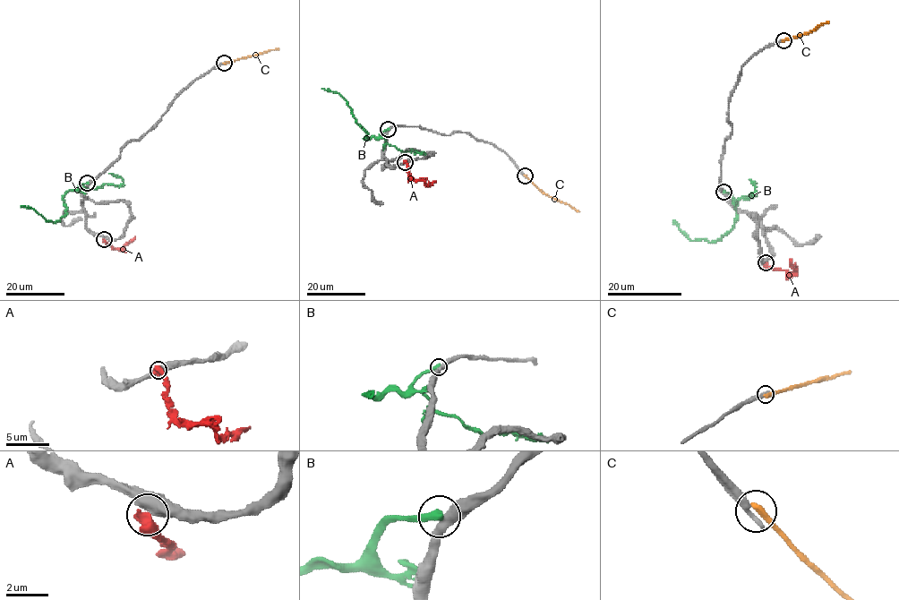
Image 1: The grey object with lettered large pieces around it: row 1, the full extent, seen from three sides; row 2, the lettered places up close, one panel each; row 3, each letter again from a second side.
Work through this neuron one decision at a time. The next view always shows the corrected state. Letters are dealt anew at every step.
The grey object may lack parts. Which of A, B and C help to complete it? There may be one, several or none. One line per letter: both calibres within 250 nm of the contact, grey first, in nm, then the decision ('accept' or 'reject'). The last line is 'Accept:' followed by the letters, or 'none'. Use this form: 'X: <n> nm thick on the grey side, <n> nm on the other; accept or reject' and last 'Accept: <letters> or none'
A: 600 nm thick on the grey side, 600 nm on the other; reject
B: 420 nm thick on the grey side, 400 nm on the other; reject
C: 360 nm thick on the grey side, 360 nm on the other; reject
Accept: none

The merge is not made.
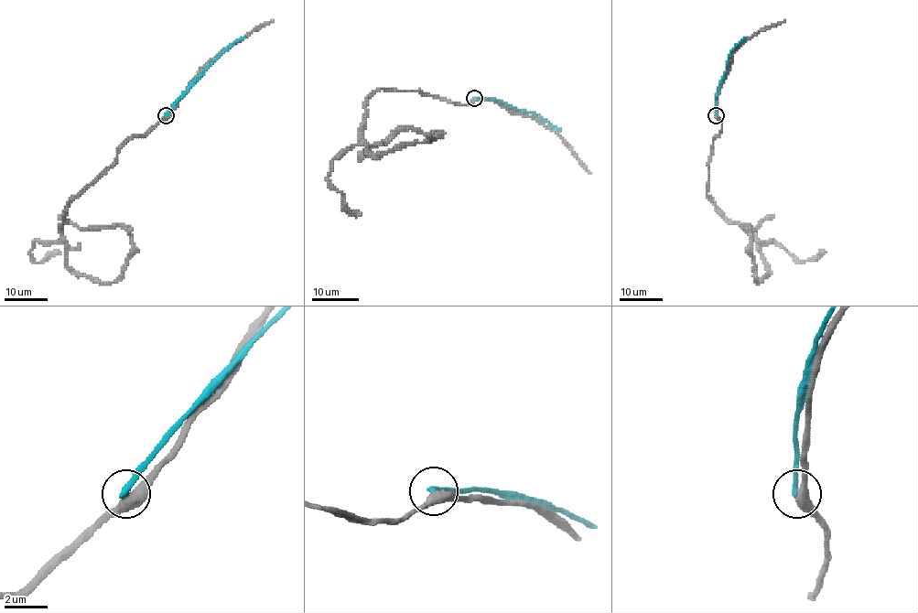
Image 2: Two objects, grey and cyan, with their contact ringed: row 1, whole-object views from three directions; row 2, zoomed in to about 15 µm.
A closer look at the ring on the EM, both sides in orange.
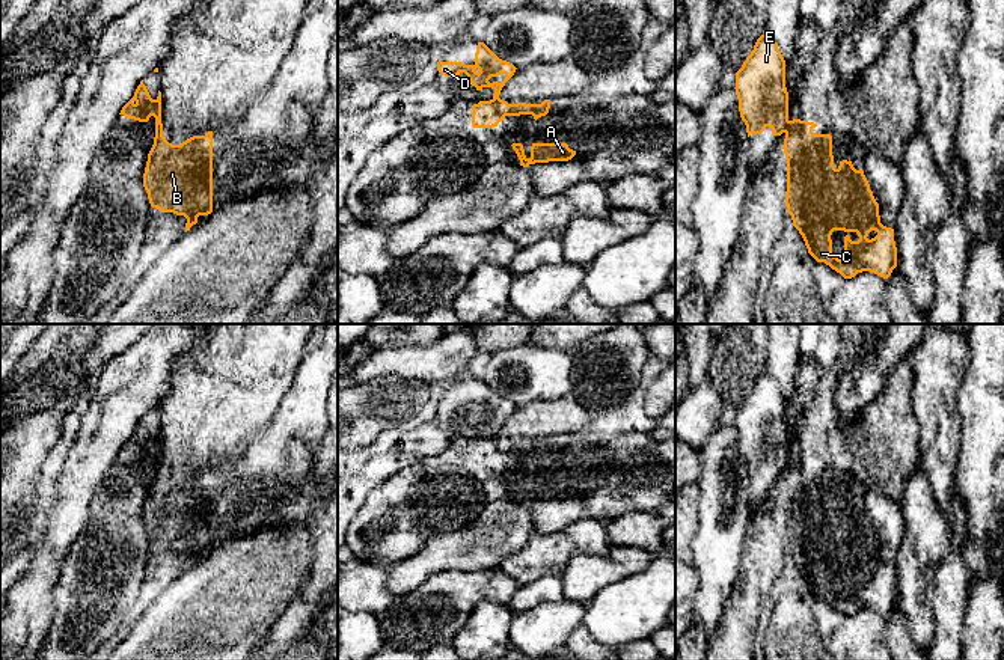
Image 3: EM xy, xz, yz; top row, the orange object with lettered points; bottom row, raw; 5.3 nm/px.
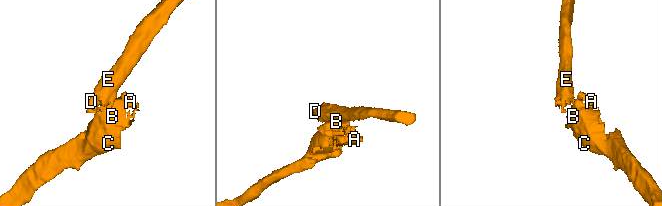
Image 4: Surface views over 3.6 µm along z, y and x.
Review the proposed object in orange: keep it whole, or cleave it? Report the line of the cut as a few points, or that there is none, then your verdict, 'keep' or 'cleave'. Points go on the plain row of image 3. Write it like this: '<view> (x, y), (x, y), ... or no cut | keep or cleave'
yz (790, 458), (784, 469) | cleave

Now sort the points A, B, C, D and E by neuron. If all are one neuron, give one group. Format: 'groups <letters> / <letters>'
groups A B C / D E

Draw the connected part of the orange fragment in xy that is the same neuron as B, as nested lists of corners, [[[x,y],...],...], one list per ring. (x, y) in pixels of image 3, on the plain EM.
[[[163,461],[155,466],[154,482],[148,491],[143,524],[152,545],[187,556],[185,570],[197,561],[199,553],[213,550],[213,469],[193,473],[181,482],[172,482],[163,473]]]

